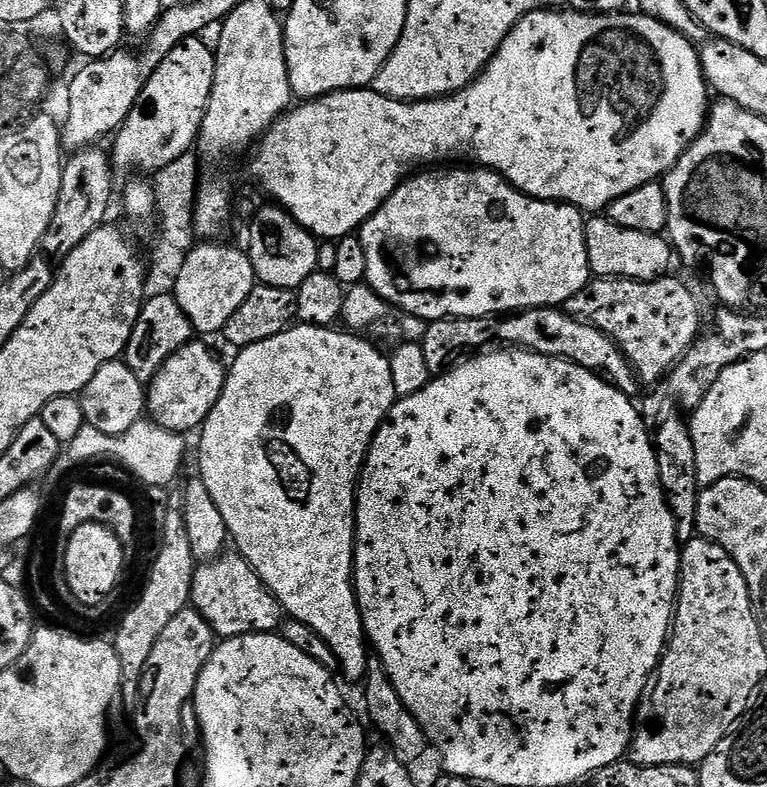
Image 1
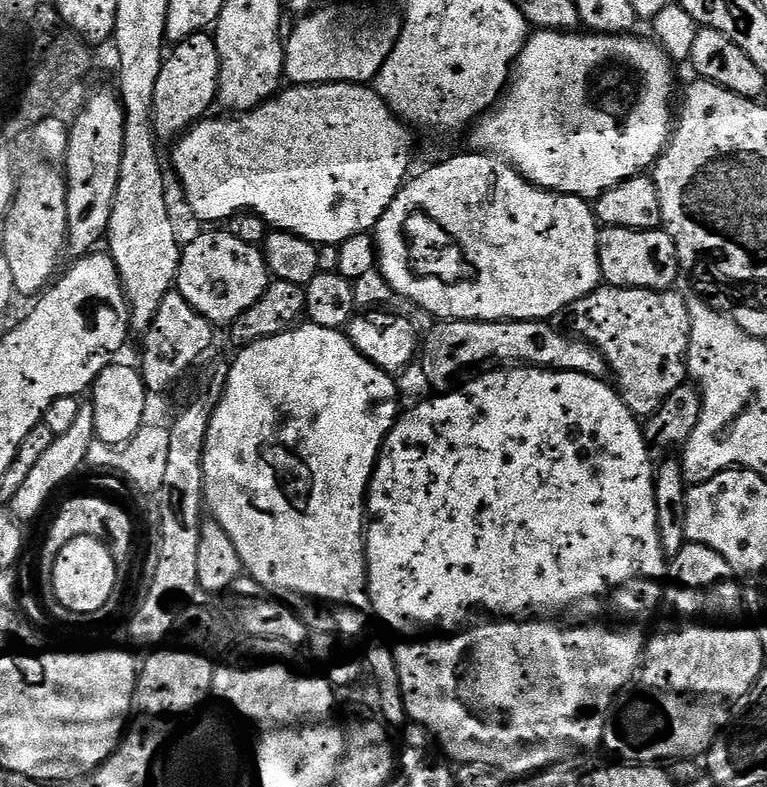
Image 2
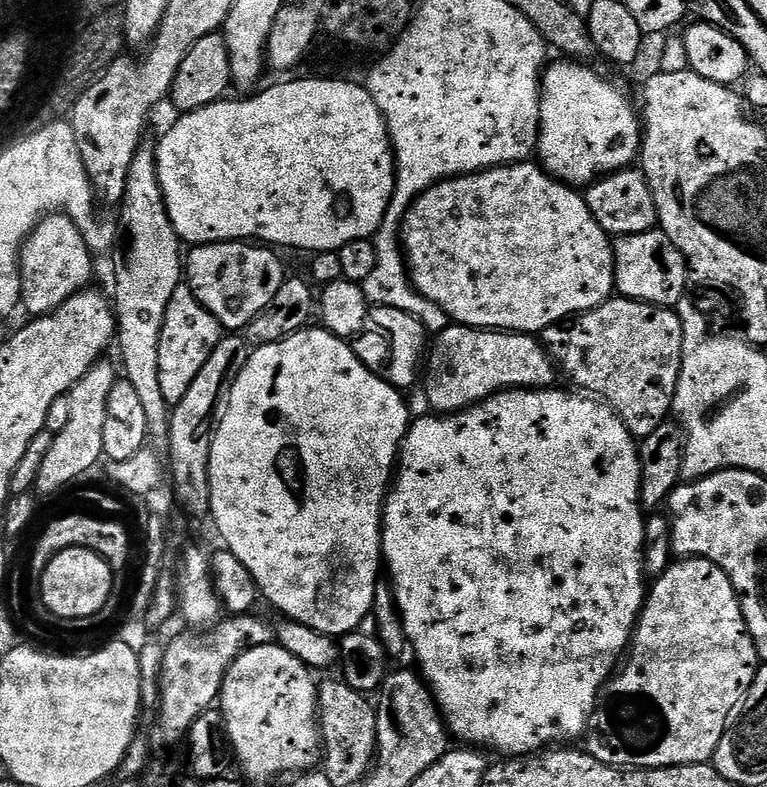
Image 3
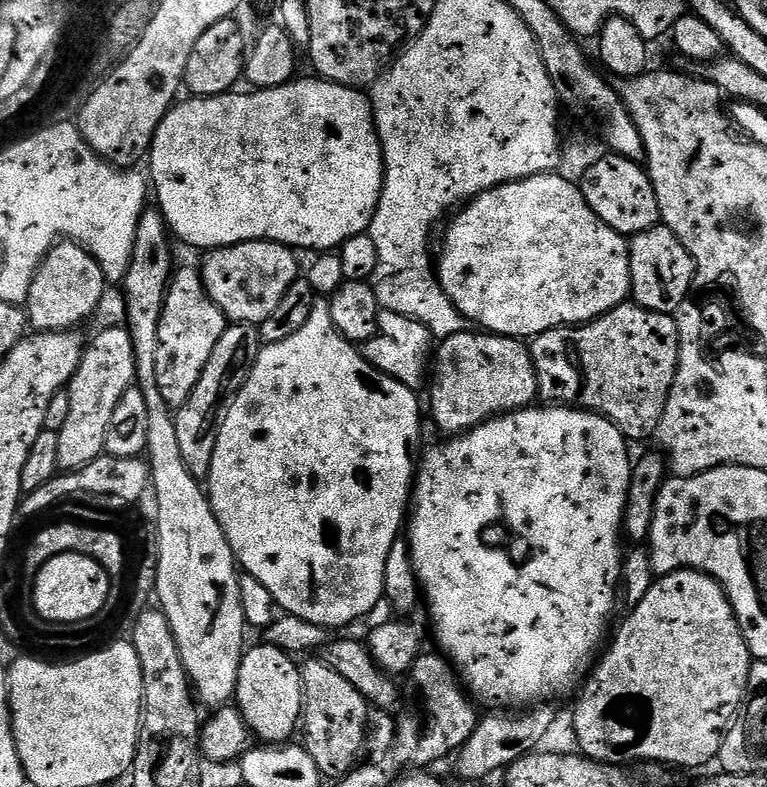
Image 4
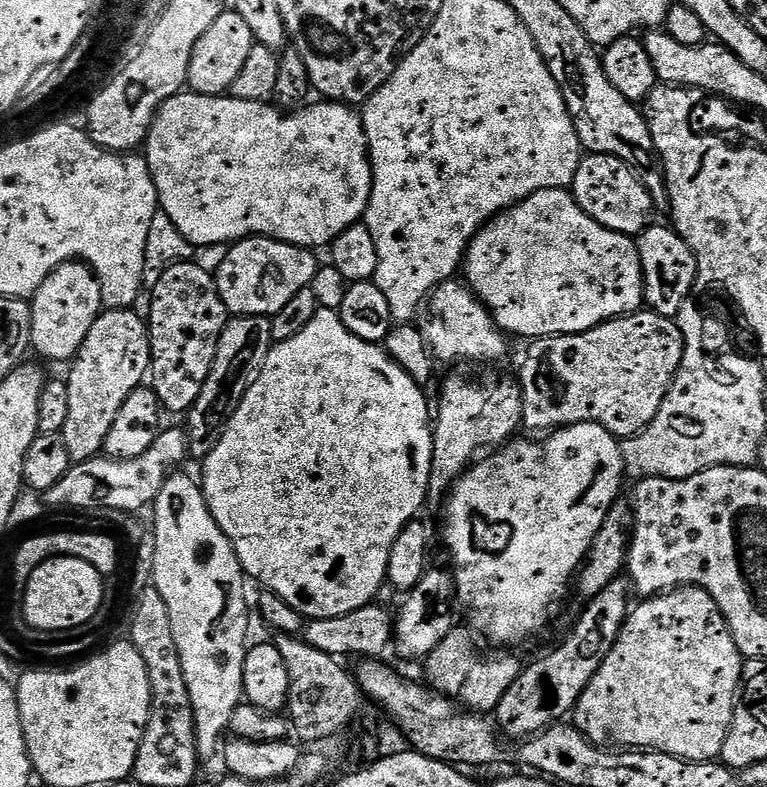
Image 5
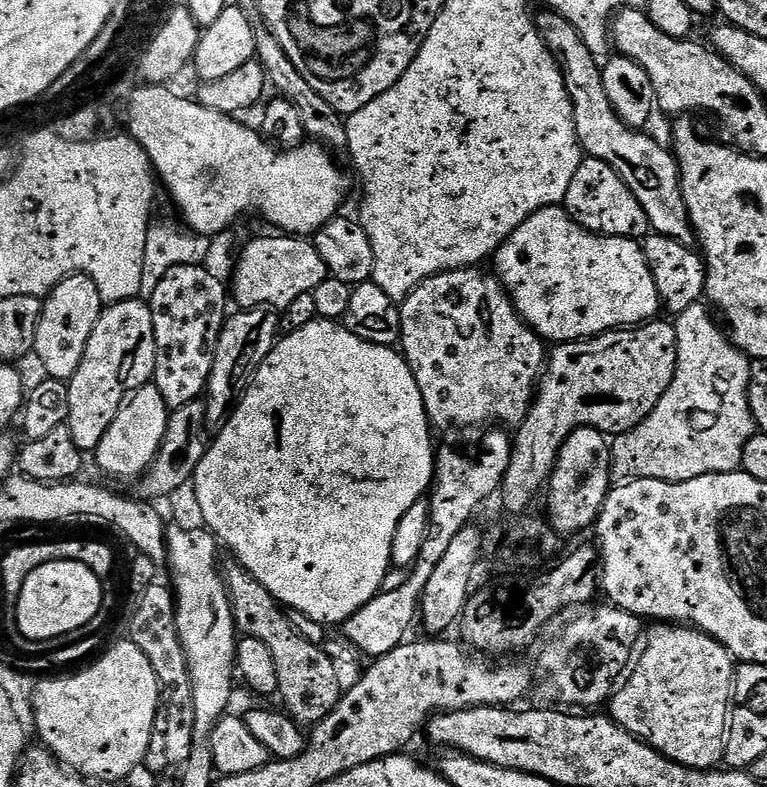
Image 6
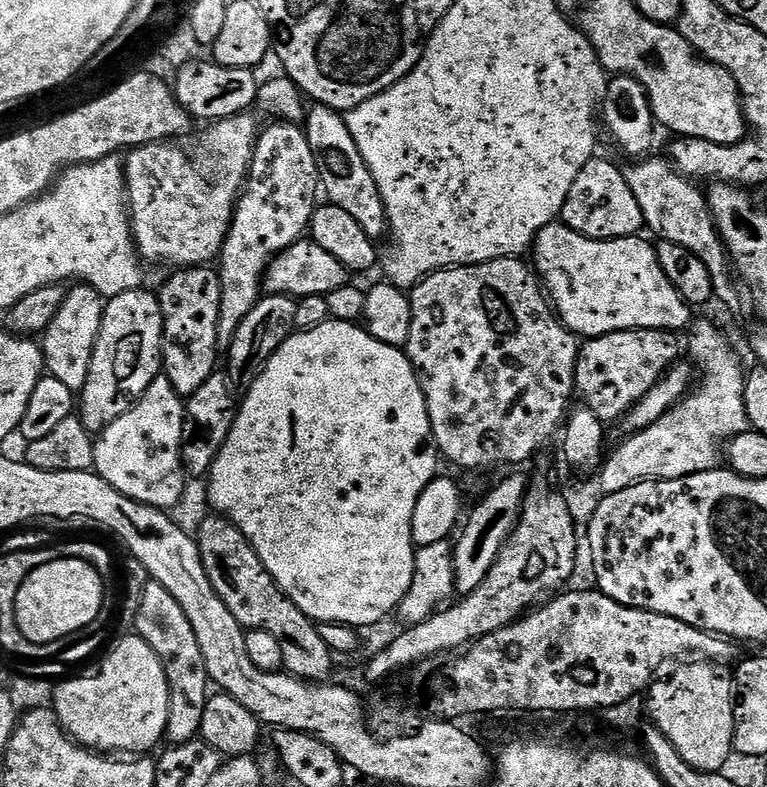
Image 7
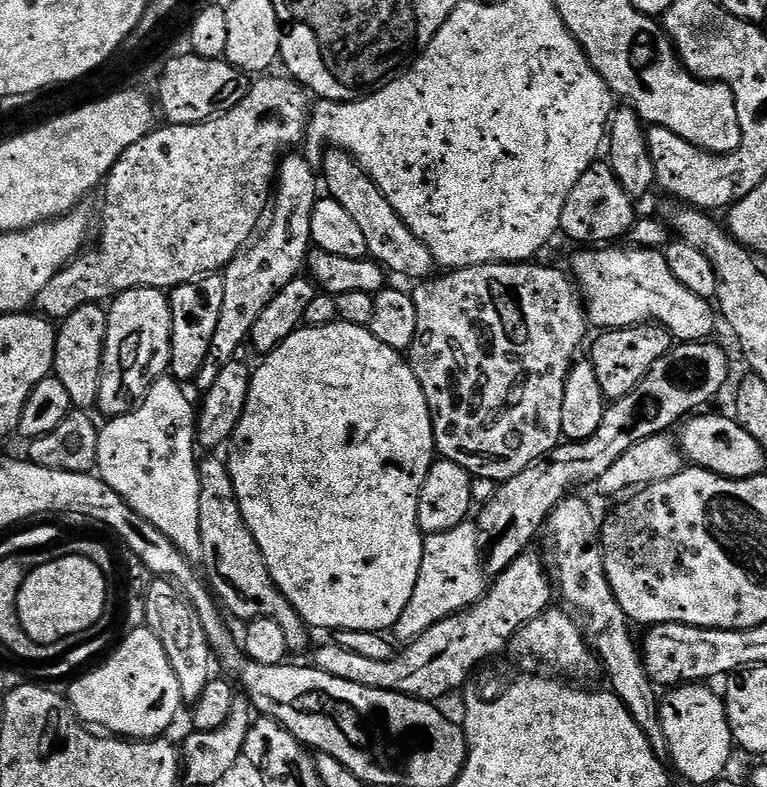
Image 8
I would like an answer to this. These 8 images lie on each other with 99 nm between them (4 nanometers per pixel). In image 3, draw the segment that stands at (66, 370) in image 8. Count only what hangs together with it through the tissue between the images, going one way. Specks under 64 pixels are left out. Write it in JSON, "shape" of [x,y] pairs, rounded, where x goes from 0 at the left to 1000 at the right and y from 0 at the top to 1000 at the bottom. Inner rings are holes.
{"shape":[[[63,272],[42,291],[26,316],[26,386],[46,404],[69,396],[86,379],[116,365],[121,321],[94,278],[82,272]]]}

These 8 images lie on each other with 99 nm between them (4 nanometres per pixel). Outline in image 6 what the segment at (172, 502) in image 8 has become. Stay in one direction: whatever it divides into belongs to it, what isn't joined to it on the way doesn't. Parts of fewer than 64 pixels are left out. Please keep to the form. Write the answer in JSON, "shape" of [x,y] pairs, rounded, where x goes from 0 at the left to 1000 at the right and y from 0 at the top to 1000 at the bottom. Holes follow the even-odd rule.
{"shape":[[[190,487],[179,498],[171,499],[154,521],[149,536],[143,536],[143,546],[133,551],[133,562],[123,576],[126,592],[146,605],[186,605],[209,576],[214,553],[219,549],[220,527],[216,506],[211,506],[202,487]]]}

